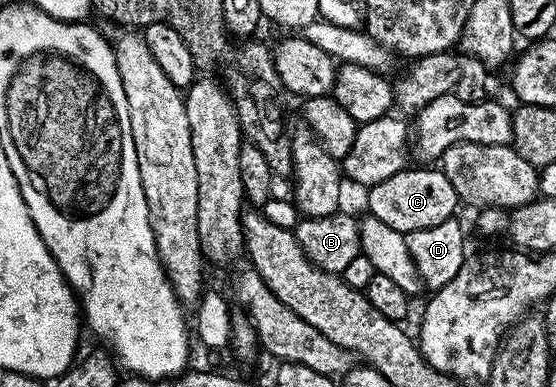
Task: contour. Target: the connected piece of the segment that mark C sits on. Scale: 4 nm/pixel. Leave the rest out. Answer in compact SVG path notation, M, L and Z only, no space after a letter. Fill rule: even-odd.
M413 169L401 170L395 176L368 187L367 190L369 194L368 213L374 218L383 220L383 224L395 228L403 235L423 228L431 228L435 224L443 224L448 218L458 213L456 210L459 195L455 188L451 188L451 180L447 180L447 176L441 169Z

